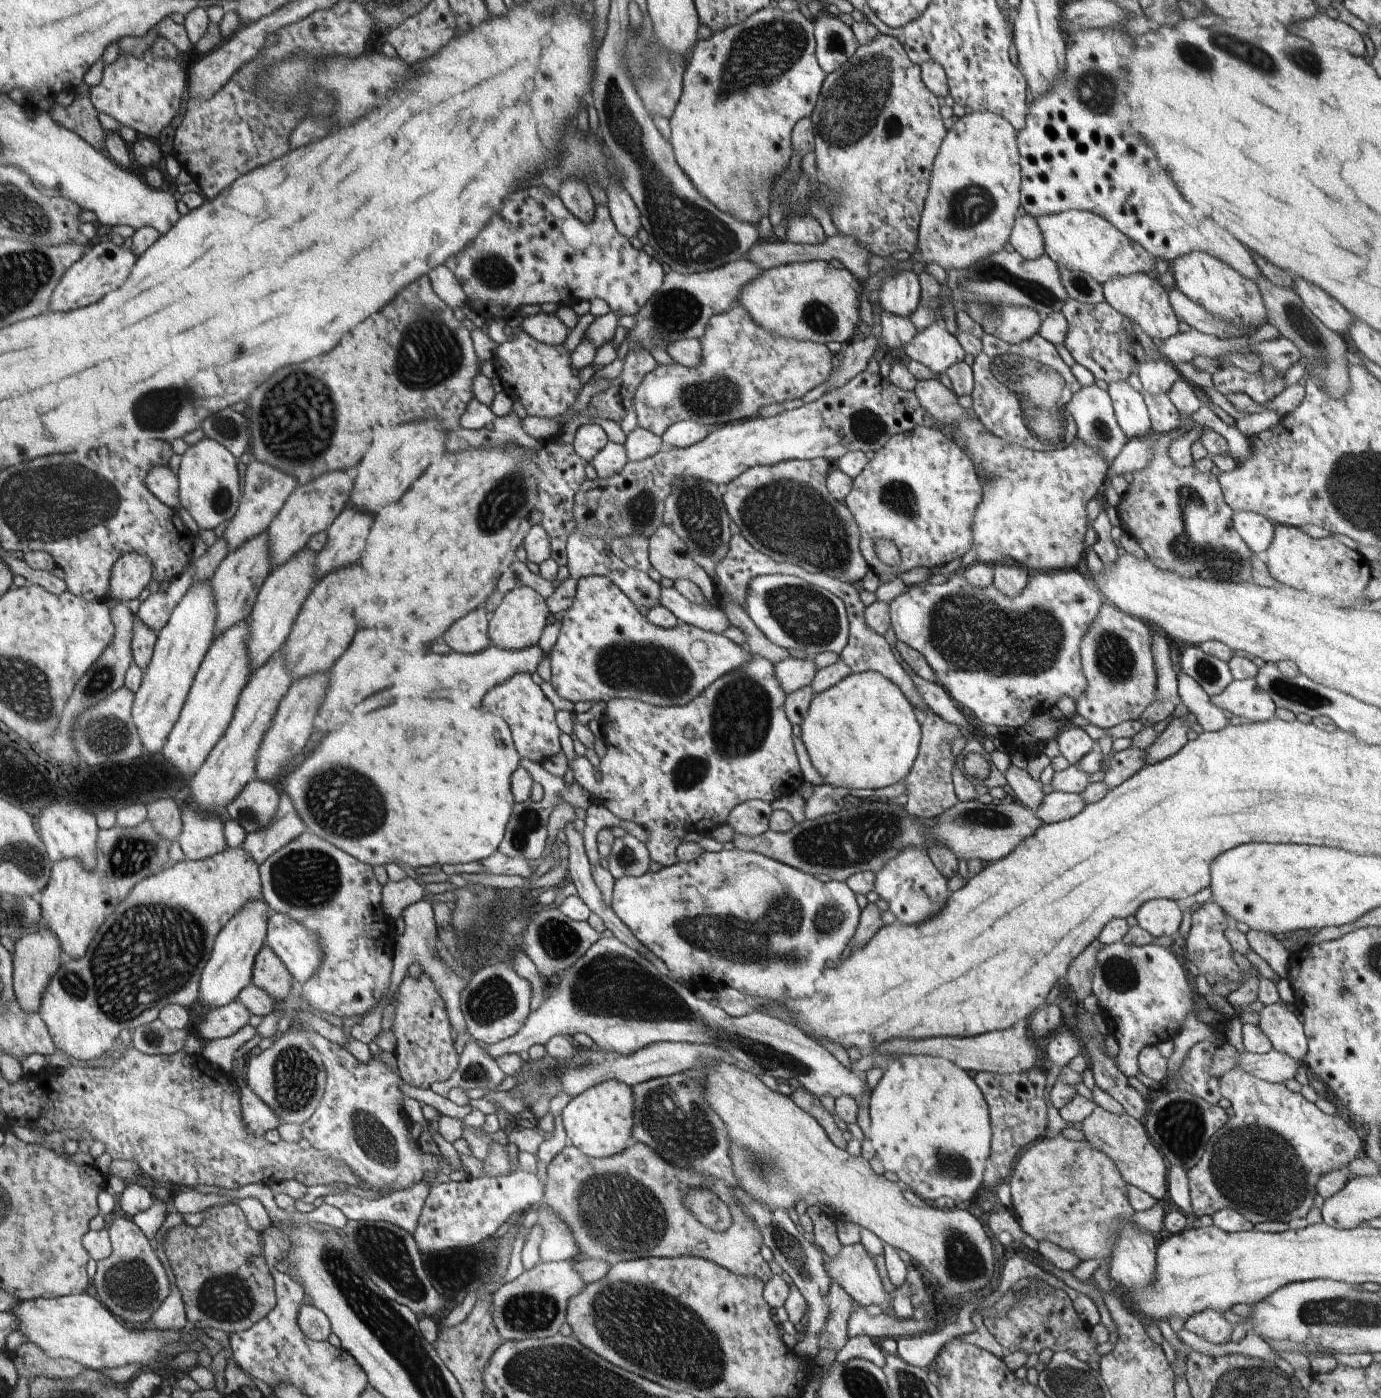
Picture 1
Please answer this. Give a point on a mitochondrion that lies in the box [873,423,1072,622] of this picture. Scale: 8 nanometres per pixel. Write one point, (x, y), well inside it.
(900, 498)

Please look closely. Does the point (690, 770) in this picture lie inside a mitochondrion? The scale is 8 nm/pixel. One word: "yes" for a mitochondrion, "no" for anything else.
yes

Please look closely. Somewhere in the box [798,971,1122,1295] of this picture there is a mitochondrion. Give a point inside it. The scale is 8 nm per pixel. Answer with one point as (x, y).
(963, 1262)

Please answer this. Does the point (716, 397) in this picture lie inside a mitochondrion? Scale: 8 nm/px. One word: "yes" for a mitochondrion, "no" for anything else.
yes

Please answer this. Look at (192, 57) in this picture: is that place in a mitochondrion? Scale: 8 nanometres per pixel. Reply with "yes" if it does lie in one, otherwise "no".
no

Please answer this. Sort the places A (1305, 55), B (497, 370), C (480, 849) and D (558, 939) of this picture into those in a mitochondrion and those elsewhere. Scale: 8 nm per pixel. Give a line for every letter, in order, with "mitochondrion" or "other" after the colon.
A: mitochondrion
B: other
C: other
D: mitochondrion

